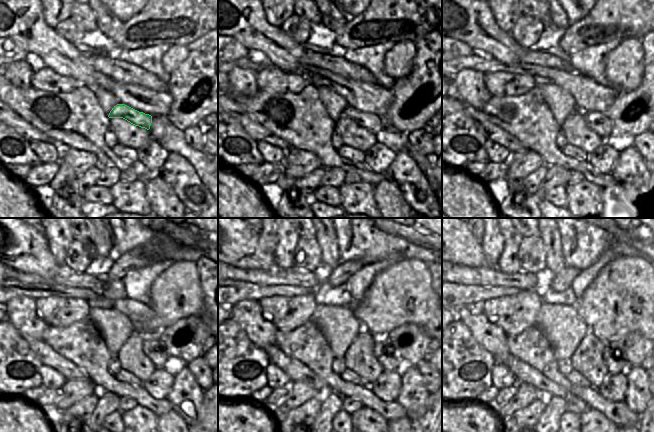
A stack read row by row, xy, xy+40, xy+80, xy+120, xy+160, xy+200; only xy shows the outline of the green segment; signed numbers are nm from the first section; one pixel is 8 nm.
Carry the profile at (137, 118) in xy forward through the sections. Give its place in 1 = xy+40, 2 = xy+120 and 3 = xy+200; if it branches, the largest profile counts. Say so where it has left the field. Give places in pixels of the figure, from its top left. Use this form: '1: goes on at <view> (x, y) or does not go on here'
1: goes on at xy+40 (371, 122)
2: goes on at xy+120 (152, 346)
3: goes on at xy+200 (615, 365)

